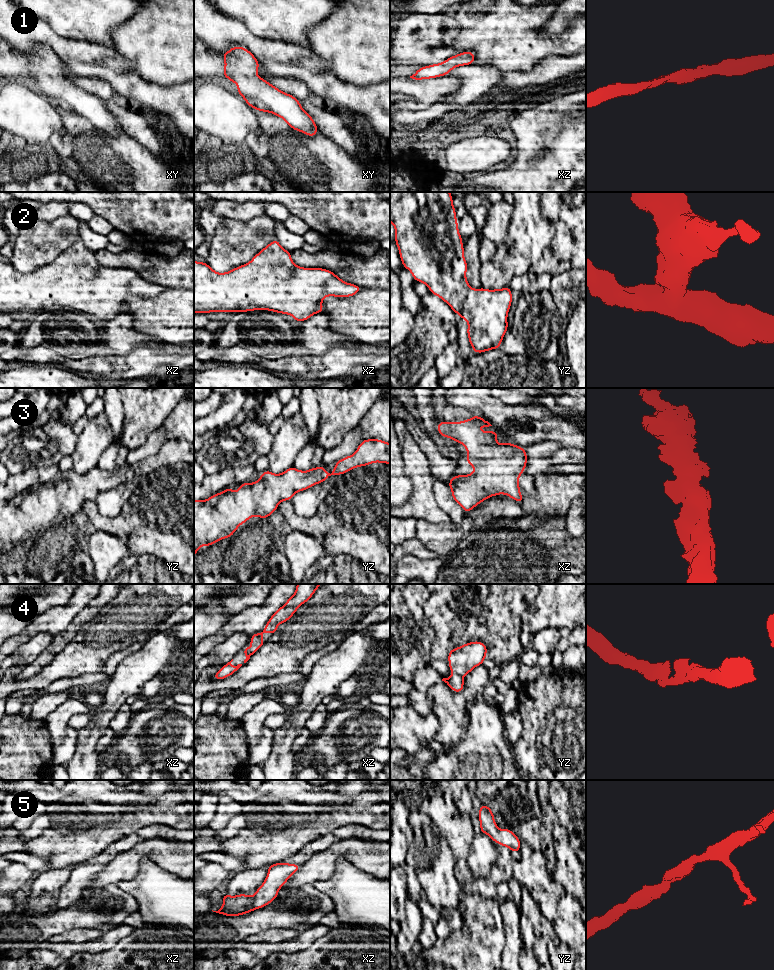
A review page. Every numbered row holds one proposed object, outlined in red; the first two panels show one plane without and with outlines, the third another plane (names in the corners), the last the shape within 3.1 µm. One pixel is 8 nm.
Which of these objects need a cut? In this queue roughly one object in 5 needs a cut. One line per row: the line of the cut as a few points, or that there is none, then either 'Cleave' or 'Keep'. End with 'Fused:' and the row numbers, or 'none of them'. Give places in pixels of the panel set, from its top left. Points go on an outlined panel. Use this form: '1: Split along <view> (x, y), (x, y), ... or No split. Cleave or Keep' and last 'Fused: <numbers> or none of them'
1: No split. Keep
2: No split. Keep
3: No split. Keep
4: No split. Keep
5: No split. Keep
Fused: none of them

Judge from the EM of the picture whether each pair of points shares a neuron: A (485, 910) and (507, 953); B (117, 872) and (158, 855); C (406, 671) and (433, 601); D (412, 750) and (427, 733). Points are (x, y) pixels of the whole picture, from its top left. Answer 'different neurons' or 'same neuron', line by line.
A: different neurons
B: same neuron
C: different neurons
D: same neuron

